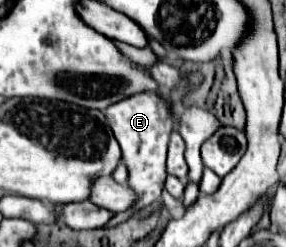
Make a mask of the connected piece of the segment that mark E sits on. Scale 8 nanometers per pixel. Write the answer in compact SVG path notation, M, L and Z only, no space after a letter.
M137 93L135 97L127 97L127 99L111 105L105 111L105 117L109 121L109 127L111 127L113 135L115 135L115 139L121 145L123 161L125 161L125 165L129 169L129 181L127 183L139 195L139 203L133 209L129 209L125 213L117 213L107 223L107 227L113 227L113 225L119 225L125 219L129 219L133 211L139 211L145 205L149 205L149 203L153 203L155 199L161 197L163 183L165 183L165 177L167 177L165 157L167 157L169 133L173 129L173 123L171 123L173 119L171 119L171 115L169 115L169 111L165 107L165 101L157 93Z

